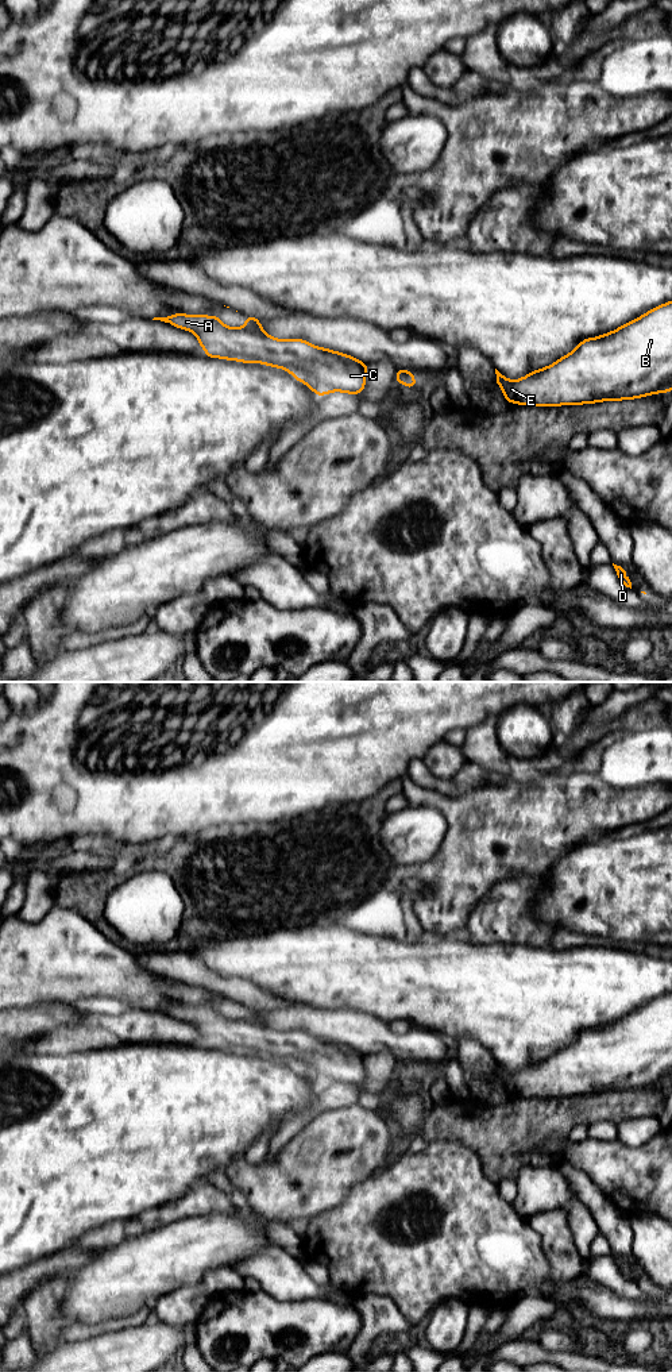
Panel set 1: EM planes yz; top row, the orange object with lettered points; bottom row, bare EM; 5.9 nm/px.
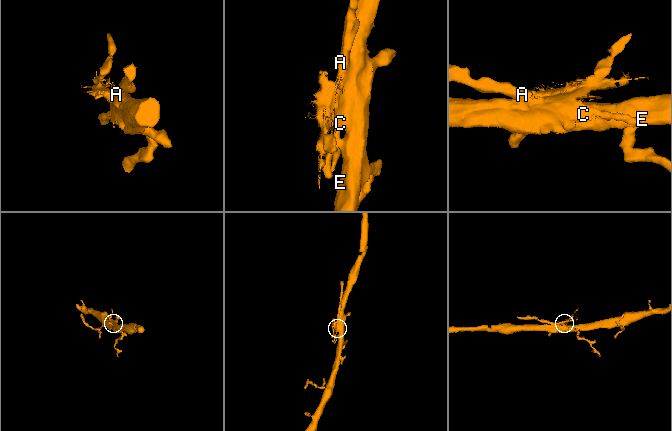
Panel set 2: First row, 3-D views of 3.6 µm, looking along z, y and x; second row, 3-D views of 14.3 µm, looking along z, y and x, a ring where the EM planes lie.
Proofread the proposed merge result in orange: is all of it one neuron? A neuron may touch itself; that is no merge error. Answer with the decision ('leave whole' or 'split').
split

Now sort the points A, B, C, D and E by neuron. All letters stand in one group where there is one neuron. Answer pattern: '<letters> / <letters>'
A / B C D E

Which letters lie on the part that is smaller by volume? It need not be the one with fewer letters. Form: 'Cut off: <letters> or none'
Cut off: A

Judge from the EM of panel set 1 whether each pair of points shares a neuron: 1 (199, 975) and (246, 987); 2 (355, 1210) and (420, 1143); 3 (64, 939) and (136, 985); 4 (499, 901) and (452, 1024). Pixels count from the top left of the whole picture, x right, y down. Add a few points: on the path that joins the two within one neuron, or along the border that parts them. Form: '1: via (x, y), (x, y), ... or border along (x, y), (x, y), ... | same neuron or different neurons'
1: via (211, 981), (234, 987) | same neuron
2: border along (429, 1141), (417, 1152), (404, 1149) | different neurons
3: via (81, 956), (87, 962), (108, 967), (119, 975) | same neuron
4: border along (463, 936), (474, 943), (516, 943) | different neurons

